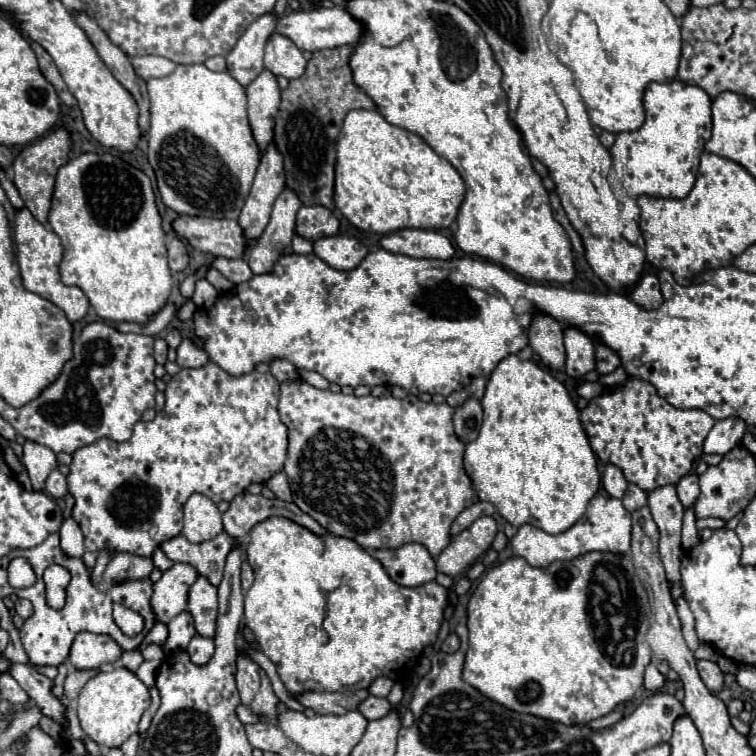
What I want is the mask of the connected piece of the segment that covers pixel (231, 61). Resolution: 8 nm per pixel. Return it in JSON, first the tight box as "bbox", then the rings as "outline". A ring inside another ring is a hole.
{"bbox":[227,13,279,87],"outline":[[[267,13],[255,19],[237,41],[233,51],[227,55],[227,69],[243,87],[247,87],[265,69],[263,49],[267,39],[275,31],[277,21],[279,17],[275,13]]]}

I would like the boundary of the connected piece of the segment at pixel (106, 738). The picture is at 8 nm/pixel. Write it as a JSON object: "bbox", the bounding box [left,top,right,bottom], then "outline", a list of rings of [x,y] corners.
{"bbox":[77,667,151,747],"outline":[[[117,667],[107,673],[97,673],[85,683],[77,699],[77,715],[81,729],[101,747],[121,747],[133,733],[137,733],[143,711],[151,705],[149,689],[125,667]]]}

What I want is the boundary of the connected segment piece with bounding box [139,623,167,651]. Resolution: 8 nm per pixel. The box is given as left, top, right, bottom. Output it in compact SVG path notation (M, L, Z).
M155 625L147 635L145 635L145 639L143 639L143 643L139 645L139 651L143 651L145 649L145 645L149 645L149 643L157 643L157 645L163 645L163 641L167 639L167 625Z

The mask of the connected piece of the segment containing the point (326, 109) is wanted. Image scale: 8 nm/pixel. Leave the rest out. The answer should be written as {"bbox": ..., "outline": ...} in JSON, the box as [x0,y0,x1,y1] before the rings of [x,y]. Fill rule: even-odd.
{"bbox":[275,45,377,209],"outline":[[[343,45],[335,49],[315,51],[307,63],[305,73],[299,79],[291,79],[289,87],[281,91],[281,109],[275,117],[275,147],[283,155],[287,187],[297,193],[303,205],[323,205],[327,209],[335,209],[333,203],[333,179],[335,179],[335,141],[347,111],[355,107],[375,109],[377,105],[369,95],[365,95],[355,83],[349,67],[349,59],[353,55],[353,45]]]}

